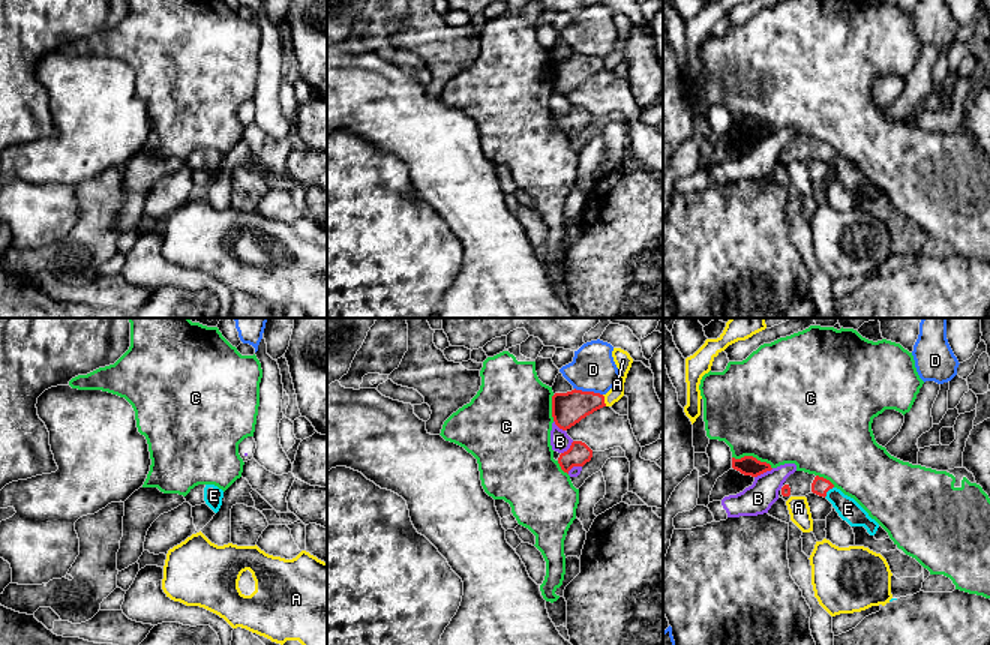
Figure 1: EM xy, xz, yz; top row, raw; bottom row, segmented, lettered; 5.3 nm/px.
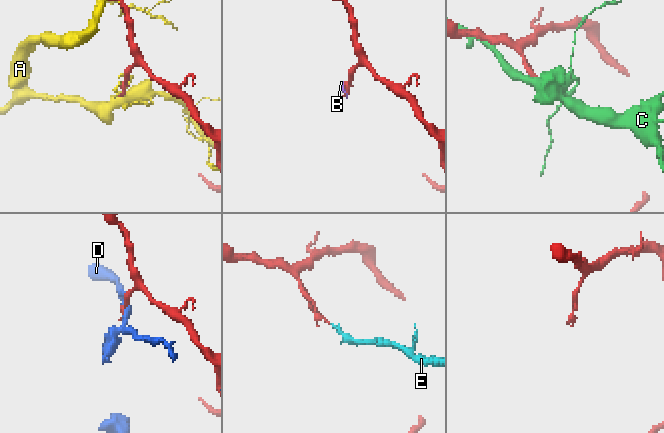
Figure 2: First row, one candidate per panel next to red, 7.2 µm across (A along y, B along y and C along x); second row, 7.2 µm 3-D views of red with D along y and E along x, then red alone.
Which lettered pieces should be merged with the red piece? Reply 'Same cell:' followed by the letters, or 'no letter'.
Same cell: E

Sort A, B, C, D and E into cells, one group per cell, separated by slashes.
A / B / C / D / E

